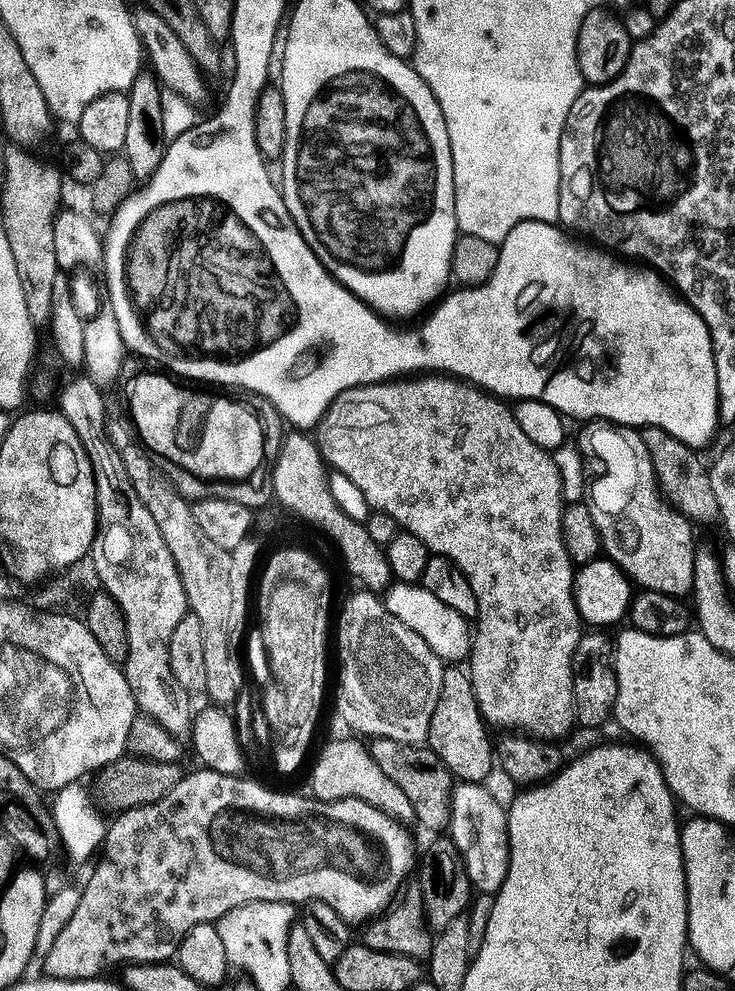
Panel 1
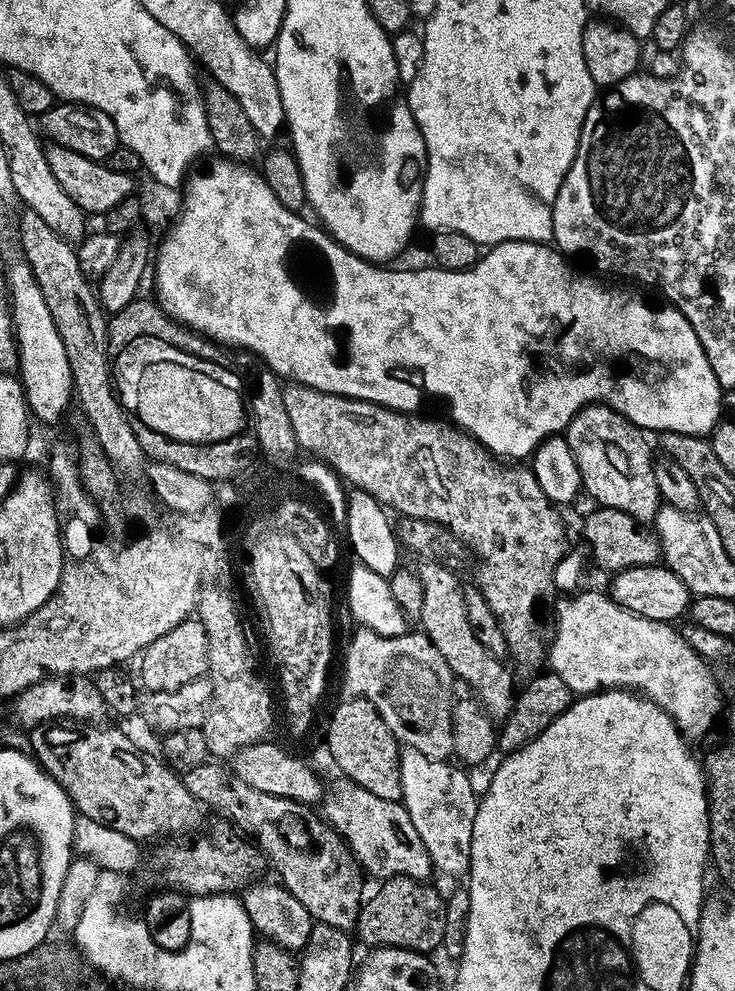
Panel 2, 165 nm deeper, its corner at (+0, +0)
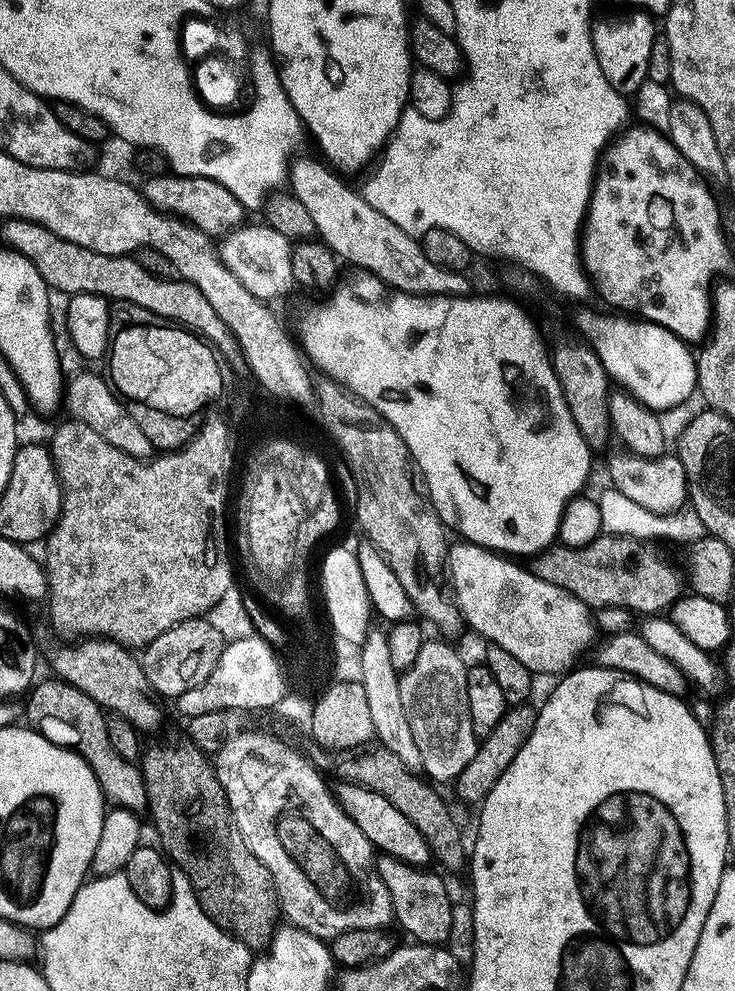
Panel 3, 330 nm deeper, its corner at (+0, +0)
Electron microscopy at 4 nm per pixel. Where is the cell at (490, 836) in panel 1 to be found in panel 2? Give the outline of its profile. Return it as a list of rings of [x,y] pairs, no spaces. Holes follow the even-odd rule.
[[[404,748],[400,753],[400,769],[402,770],[402,790],[404,809],[410,814],[410,822],[418,829],[422,842],[426,842],[426,850],[432,859],[433,869],[444,876],[467,877],[472,870],[472,843],[474,842],[474,822],[478,818],[481,797],[476,796],[476,788],[469,773],[463,767],[452,762],[431,760],[413,748]]]

